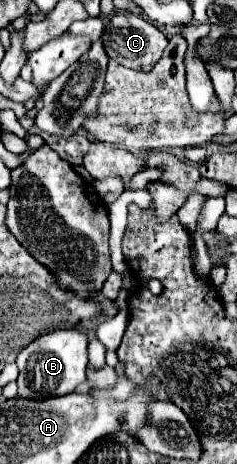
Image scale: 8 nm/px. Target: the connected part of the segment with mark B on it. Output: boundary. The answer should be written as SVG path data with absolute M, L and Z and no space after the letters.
M54 330L50 334L38 336L32 344L28 344L16 358L20 368L18 376L18 396L44 400L54 396L64 396L76 392L78 386L86 384L86 364L88 364L88 336L78 330Z

